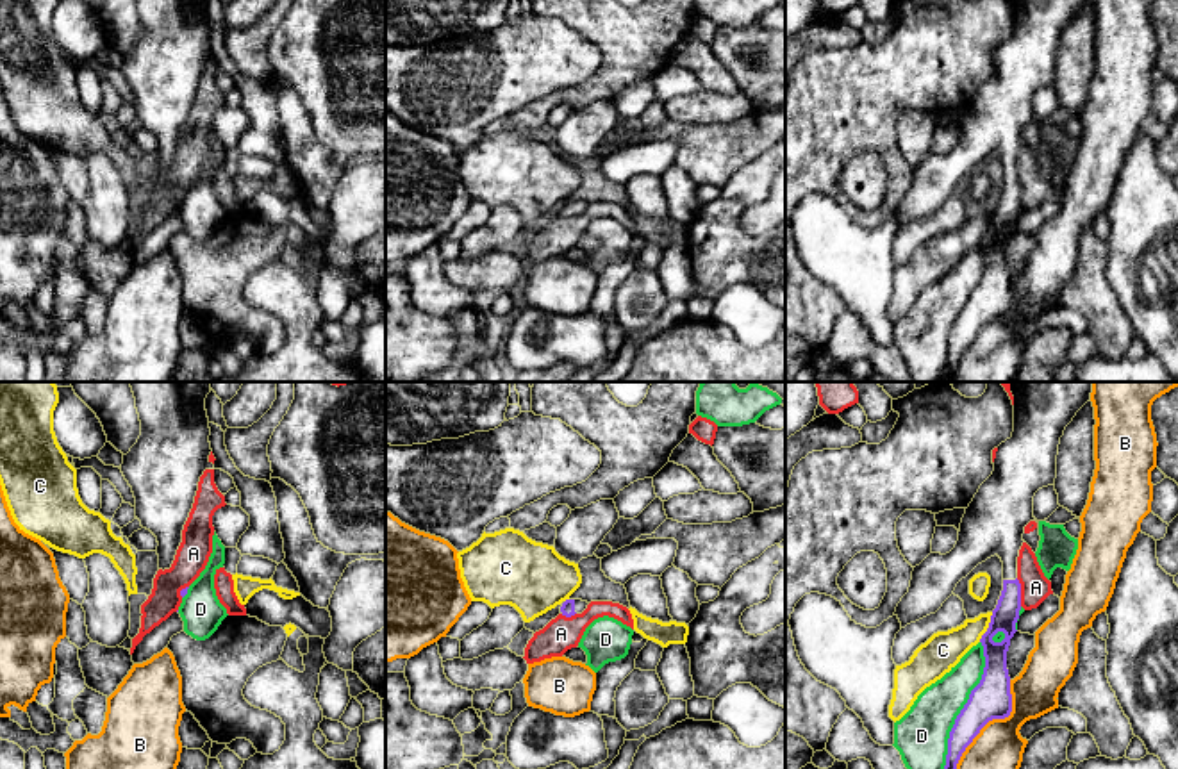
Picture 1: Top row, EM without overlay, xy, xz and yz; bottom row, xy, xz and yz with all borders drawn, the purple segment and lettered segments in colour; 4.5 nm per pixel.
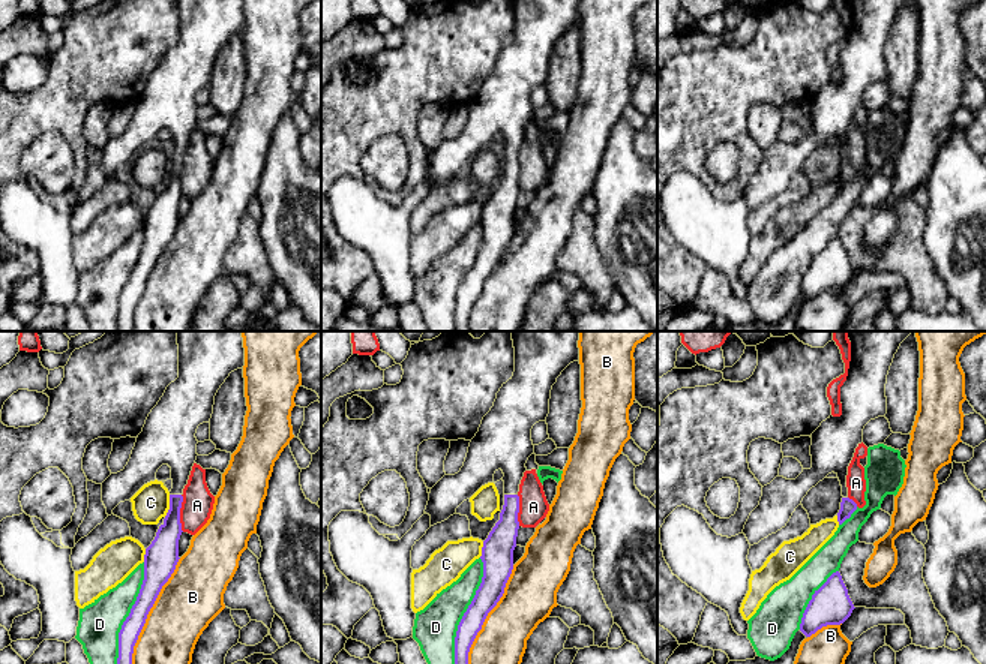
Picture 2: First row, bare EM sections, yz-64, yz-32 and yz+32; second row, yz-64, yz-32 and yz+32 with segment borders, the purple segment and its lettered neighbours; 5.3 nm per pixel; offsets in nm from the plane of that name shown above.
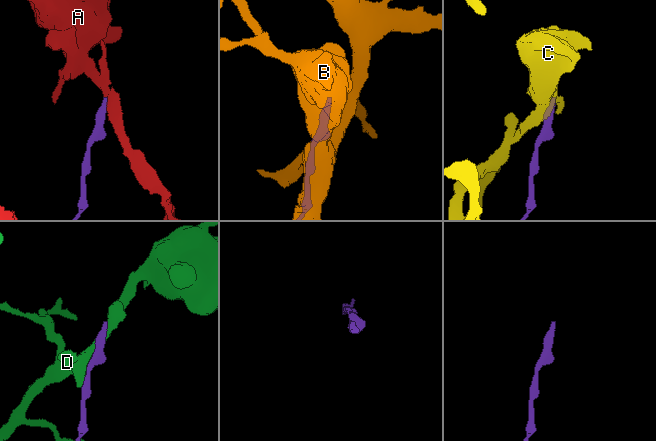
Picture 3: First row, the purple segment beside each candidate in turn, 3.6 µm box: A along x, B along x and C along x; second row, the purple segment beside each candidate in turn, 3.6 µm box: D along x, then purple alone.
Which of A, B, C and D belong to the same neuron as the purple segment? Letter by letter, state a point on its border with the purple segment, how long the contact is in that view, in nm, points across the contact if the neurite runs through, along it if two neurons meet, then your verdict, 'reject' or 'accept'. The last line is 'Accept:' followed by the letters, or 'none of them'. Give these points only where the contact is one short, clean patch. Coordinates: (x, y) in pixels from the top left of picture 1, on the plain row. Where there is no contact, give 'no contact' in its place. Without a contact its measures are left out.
A: yz (1020, 193) | 130 nm | along yz (1016, 179), (1021, 206) | reject
B: yz (986, 323) | 500 nm | reject
C: yz (989, 227) | 150 nm | reject
D: yz (964, 305) | 600 nm | reject
Accept: none of them

